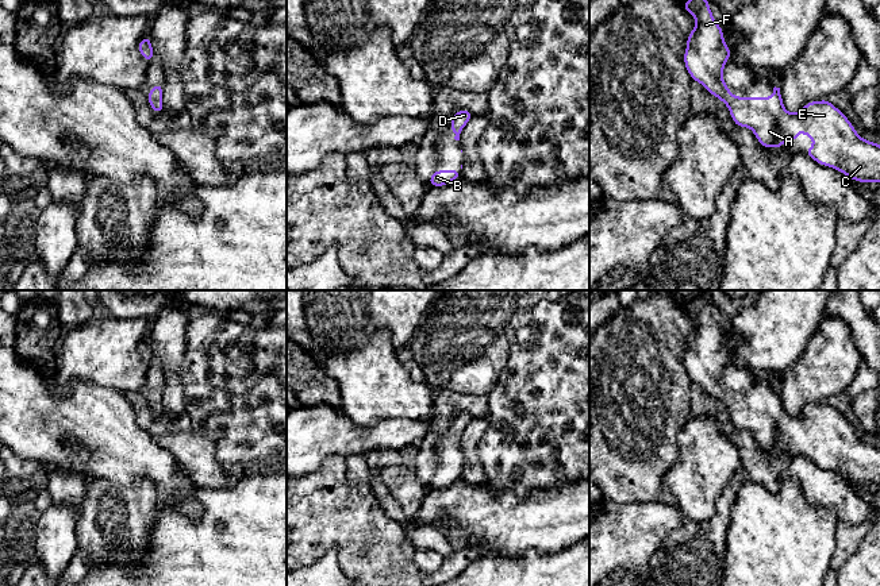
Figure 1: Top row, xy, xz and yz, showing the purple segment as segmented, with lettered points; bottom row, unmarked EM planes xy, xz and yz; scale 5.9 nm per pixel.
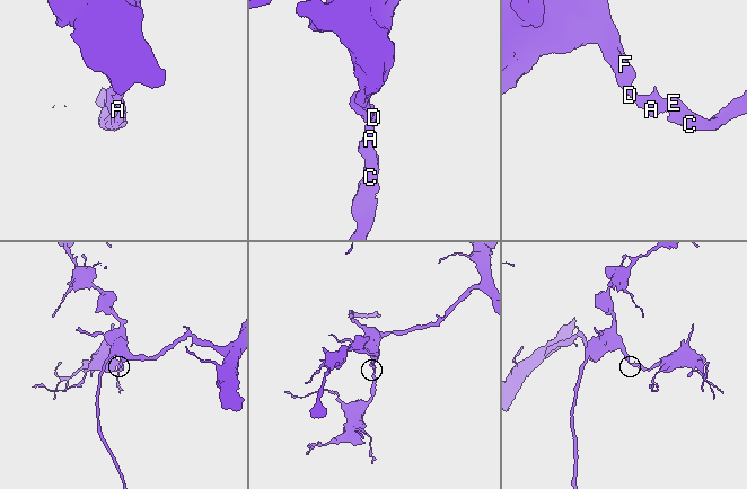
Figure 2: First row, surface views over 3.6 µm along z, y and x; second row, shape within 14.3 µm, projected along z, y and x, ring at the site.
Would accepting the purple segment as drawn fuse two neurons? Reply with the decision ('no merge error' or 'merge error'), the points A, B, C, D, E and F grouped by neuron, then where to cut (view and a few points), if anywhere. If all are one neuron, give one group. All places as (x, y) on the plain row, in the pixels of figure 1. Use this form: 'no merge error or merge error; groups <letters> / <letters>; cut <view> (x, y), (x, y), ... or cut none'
no merge error; groups A B C D E F; cut none

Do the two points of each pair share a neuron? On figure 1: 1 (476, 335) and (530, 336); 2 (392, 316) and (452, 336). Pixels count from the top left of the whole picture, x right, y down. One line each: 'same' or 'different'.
1: different
2: different

